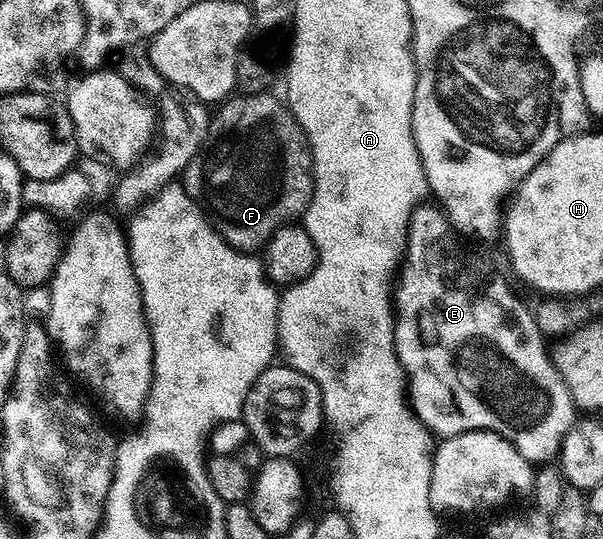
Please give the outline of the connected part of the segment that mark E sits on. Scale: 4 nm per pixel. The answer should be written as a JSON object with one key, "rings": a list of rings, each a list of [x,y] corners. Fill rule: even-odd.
{"rings":[[[421,203],[415,208],[414,211],[411,212],[411,222],[409,223],[409,227],[407,228],[407,247],[403,255],[403,259],[401,262],[401,268],[397,273],[397,280],[393,285],[393,312],[395,314],[395,350],[397,351],[397,355],[399,356],[399,362],[401,363],[401,367],[407,372],[407,396],[409,398],[409,404],[412,409],[415,410],[415,416],[419,418],[419,422],[425,426],[426,429],[430,431],[436,438],[446,439],[452,437],[453,435],[461,435],[462,433],[468,433],[469,431],[493,431],[497,435],[501,435],[505,439],[509,439],[509,443],[513,443],[513,447],[517,447],[517,451],[521,451],[521,455],[525,455],[525,459],[532,463],[547,463],[552,459],[558,458],[559,449],[563,445],[563,440],[565,439],[565,435],[569,431],[569,427],[574,421],[577,420],[577,406],[575,400],[571,397],[571,392],[569,391],[569,387],[566,382],[563,381],[561,375],[557,371],[557,367],[555,366],[555,362],[552,361],[551,355],[549,352],[548,342],[545,340],[543,333],[537,327],[537,323],[535,322],[534,312],[529,308],[527,309],[527,305],[522,301],[521,298],[518,297],[517,294],[514,293],[513,290],[507,286],[507,281],[502,277],[501,274],[498,273],[497,270],[494,269],[493,266],[490,265],[489,262],[486,261],[485,258],[482,257],[479,253],[474,253],[471,249],[466,249],[463,246],[464,238],[460,236],[457,232],[454,225],[452,225],[450,218],[447,217],[447,214],[443,211],[442,208],[438,204],[430,203],[431,205],[427,205],[428,203]]]}

